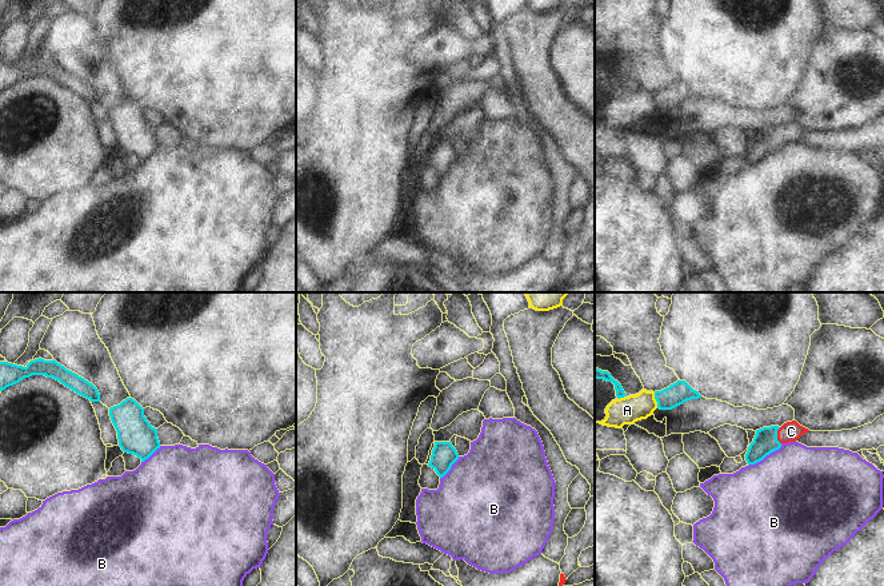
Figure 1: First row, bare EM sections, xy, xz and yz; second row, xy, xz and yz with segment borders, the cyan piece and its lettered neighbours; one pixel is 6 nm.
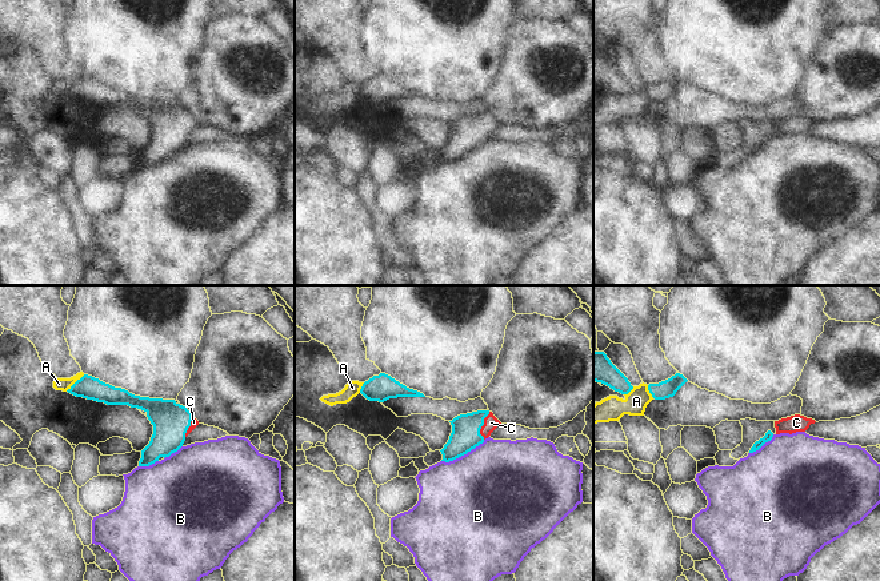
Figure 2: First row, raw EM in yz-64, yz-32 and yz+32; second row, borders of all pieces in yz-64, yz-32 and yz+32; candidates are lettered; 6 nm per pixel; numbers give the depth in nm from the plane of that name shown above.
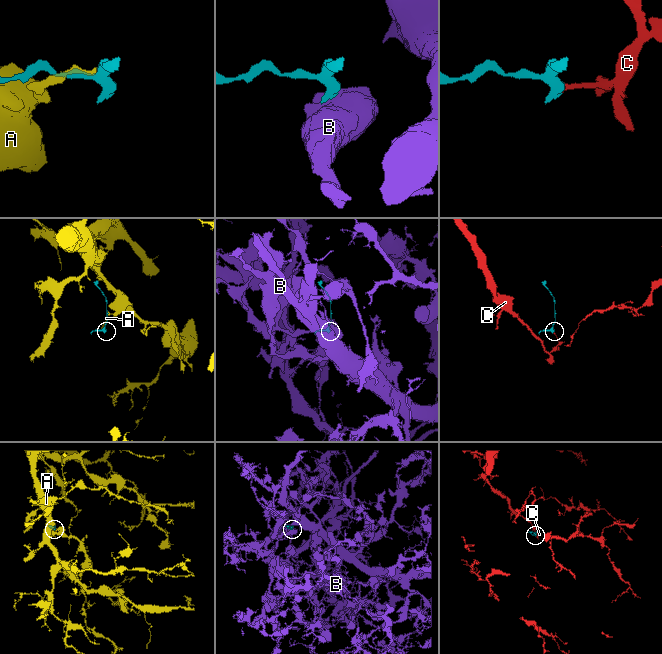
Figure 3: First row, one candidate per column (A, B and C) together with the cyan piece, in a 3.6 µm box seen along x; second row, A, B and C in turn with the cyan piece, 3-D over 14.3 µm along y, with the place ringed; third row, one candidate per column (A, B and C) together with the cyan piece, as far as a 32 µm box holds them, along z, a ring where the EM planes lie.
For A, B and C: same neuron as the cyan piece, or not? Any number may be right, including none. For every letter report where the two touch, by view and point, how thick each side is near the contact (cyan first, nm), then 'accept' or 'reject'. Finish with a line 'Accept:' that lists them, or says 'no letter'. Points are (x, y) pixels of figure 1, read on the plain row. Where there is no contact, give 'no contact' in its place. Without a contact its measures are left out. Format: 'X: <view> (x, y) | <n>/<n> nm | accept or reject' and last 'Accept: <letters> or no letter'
A: yz (656, 102) | 140/170 nm | reject
B: yz (766, 156) | 140/500 nm | reject
C: yz (776, 136) | 140/120 nm | accept
Accept: C

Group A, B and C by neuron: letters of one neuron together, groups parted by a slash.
A / B / C

